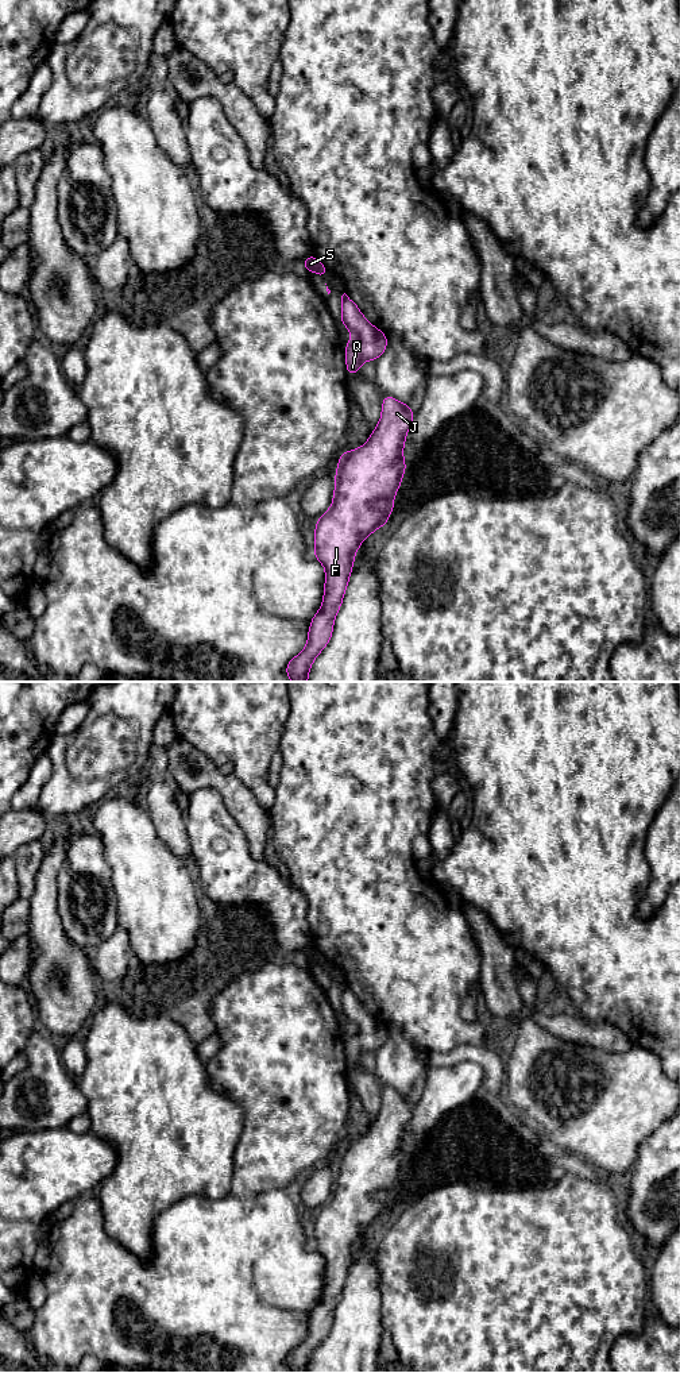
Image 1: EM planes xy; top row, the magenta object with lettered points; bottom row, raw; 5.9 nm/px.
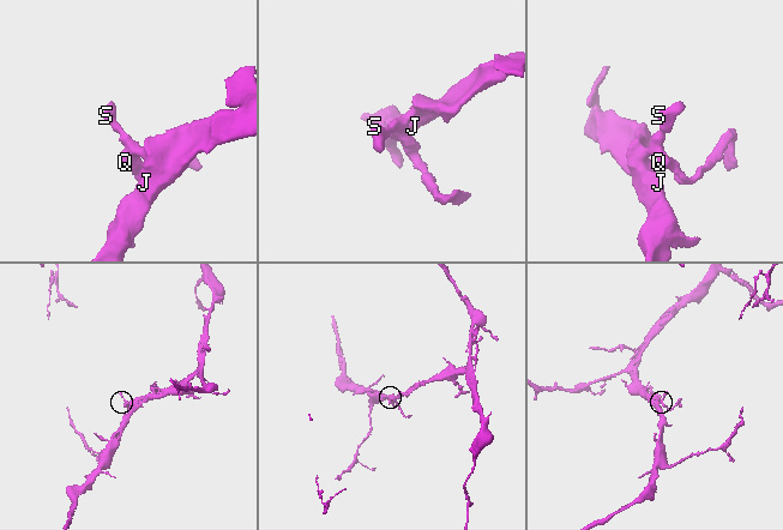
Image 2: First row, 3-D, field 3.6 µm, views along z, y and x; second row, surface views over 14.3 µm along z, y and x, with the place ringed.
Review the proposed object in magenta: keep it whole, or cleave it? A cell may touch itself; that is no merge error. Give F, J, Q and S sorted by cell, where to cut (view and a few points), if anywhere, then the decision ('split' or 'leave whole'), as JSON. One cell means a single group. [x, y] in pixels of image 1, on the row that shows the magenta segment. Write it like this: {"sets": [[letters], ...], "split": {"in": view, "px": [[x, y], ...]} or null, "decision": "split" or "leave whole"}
{"sets": [["F", "J", "Q", "S"]], "split": null, "decision": "leave whole"}

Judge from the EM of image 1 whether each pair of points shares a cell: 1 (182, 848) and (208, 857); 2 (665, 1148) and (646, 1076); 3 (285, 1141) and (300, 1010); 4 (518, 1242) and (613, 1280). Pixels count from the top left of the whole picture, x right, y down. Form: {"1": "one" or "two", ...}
{"1": "two", "2": "two", "3": "one", "4": "one"}

